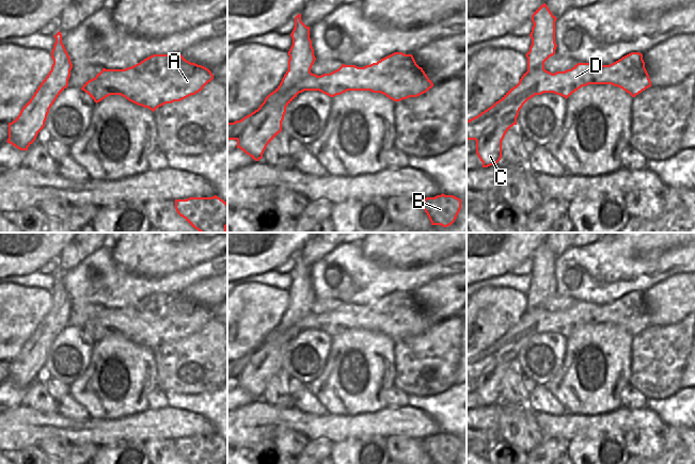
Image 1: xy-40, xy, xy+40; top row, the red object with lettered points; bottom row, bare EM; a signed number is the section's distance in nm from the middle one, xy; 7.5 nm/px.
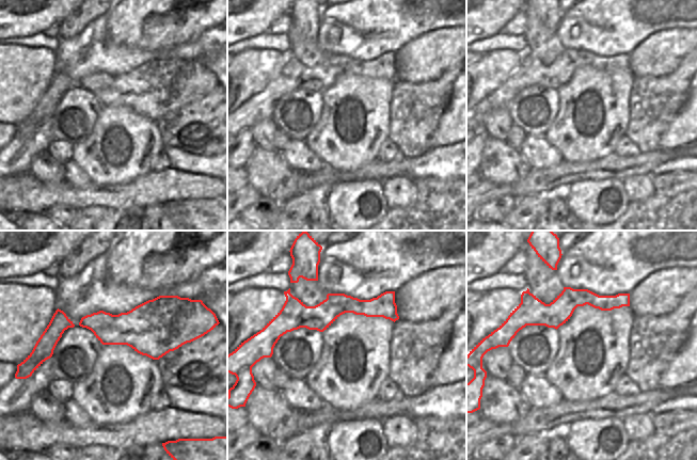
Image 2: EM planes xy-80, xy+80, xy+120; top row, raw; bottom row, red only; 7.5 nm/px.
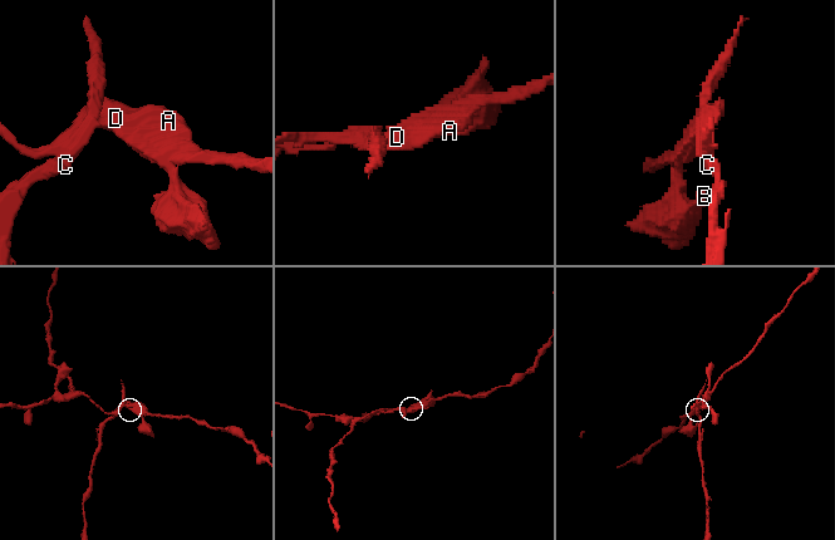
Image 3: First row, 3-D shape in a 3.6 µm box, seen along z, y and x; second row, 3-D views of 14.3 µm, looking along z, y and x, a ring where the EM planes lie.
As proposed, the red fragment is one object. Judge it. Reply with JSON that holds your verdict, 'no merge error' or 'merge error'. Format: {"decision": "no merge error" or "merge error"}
{"decision": "merge error"}

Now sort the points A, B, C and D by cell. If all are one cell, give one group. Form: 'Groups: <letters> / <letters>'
Groups: A B D / C.

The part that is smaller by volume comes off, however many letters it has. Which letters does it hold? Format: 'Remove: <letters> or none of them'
Remove: C

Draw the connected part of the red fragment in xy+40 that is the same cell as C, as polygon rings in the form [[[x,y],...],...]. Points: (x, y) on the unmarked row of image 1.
[[[515,347],[515,356],[505,359],[500,354],[488,354],[478,363],[479,368],[485,371],[476,381],[476,393],[483,401],[483,406],[496,403],[502,397],[502,380],[506,371],[517,364],[520,347]]]

